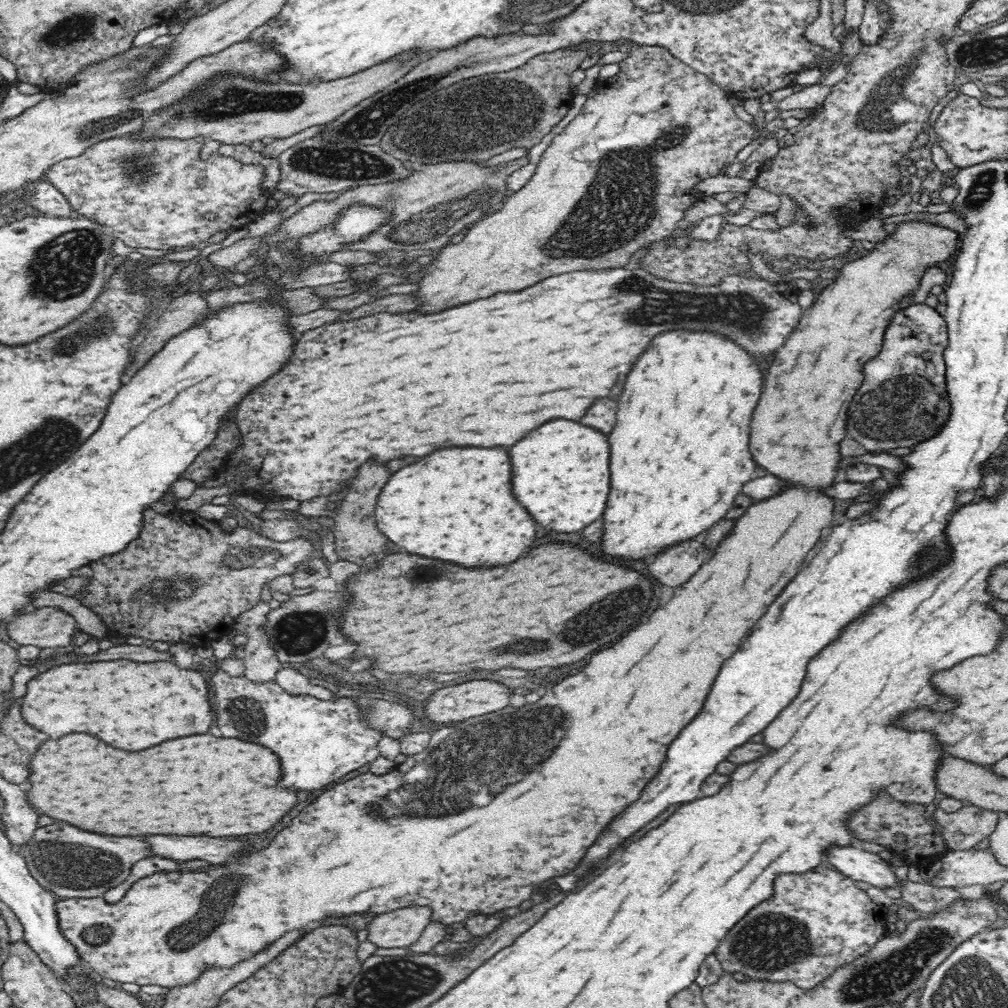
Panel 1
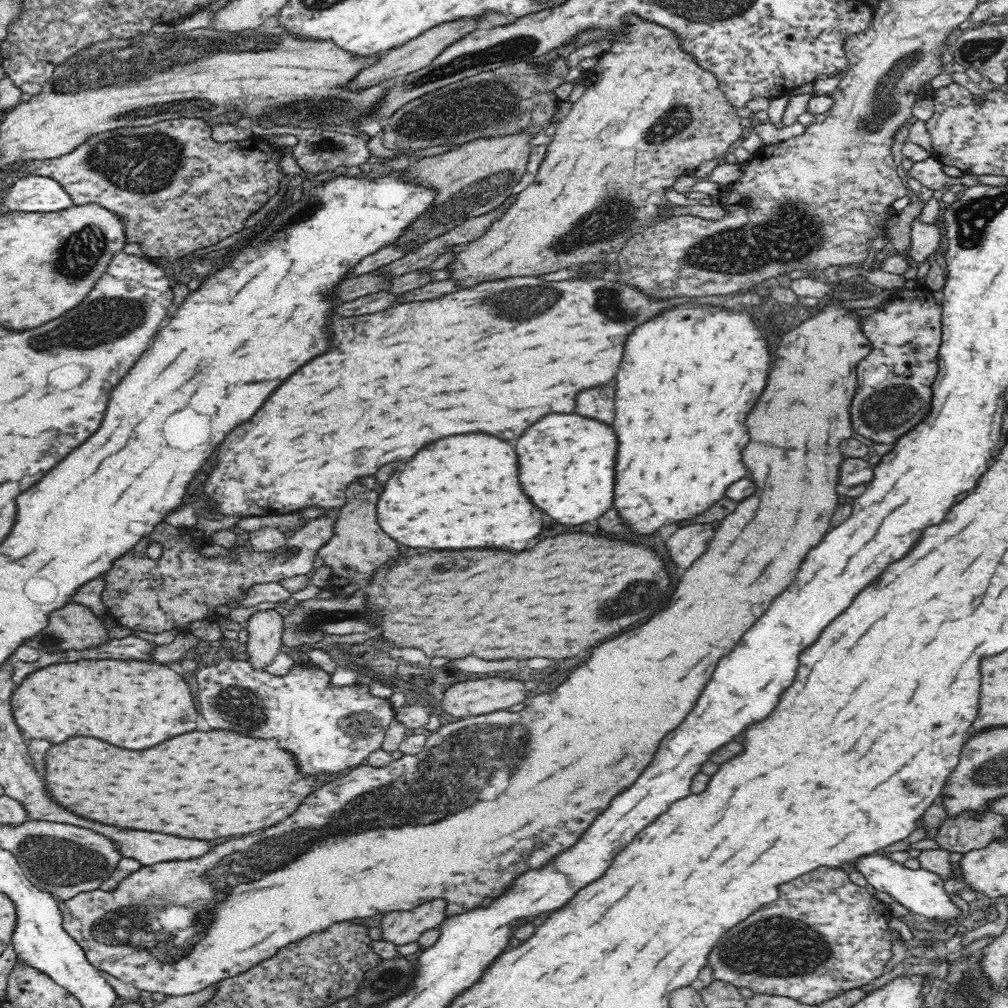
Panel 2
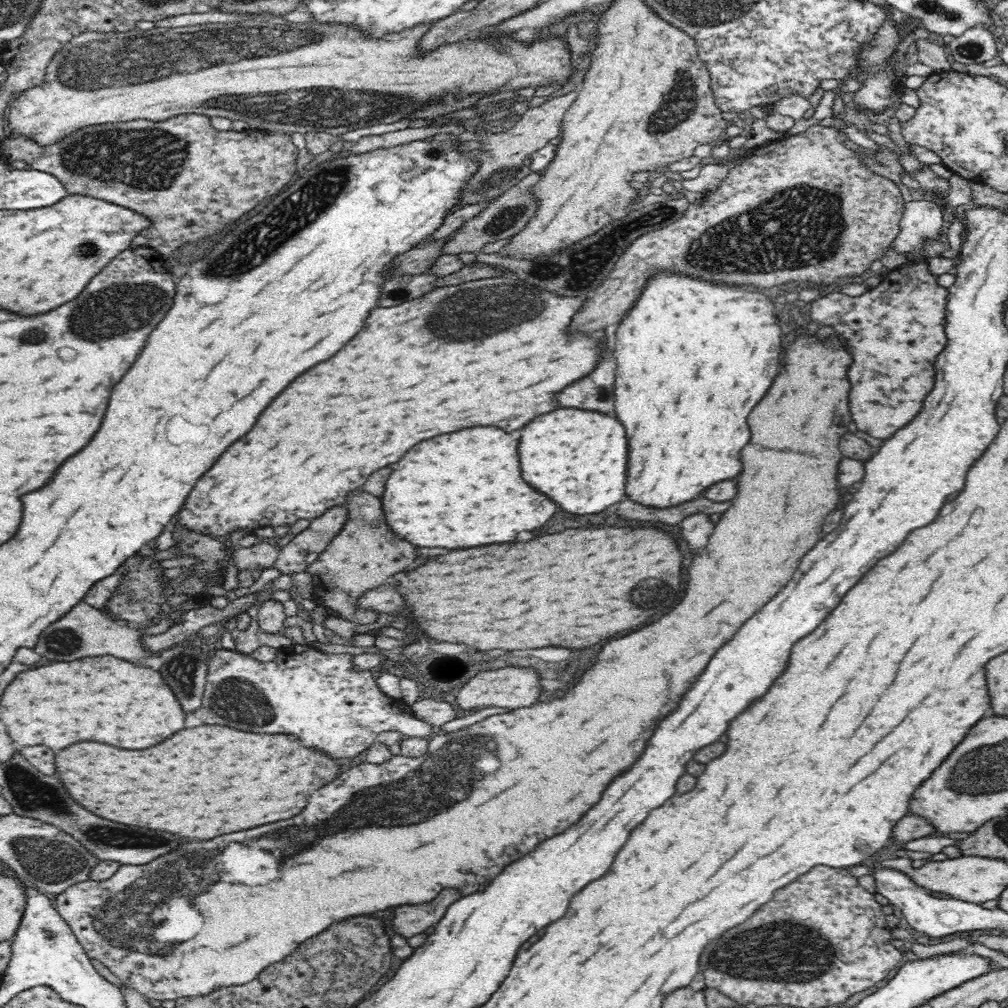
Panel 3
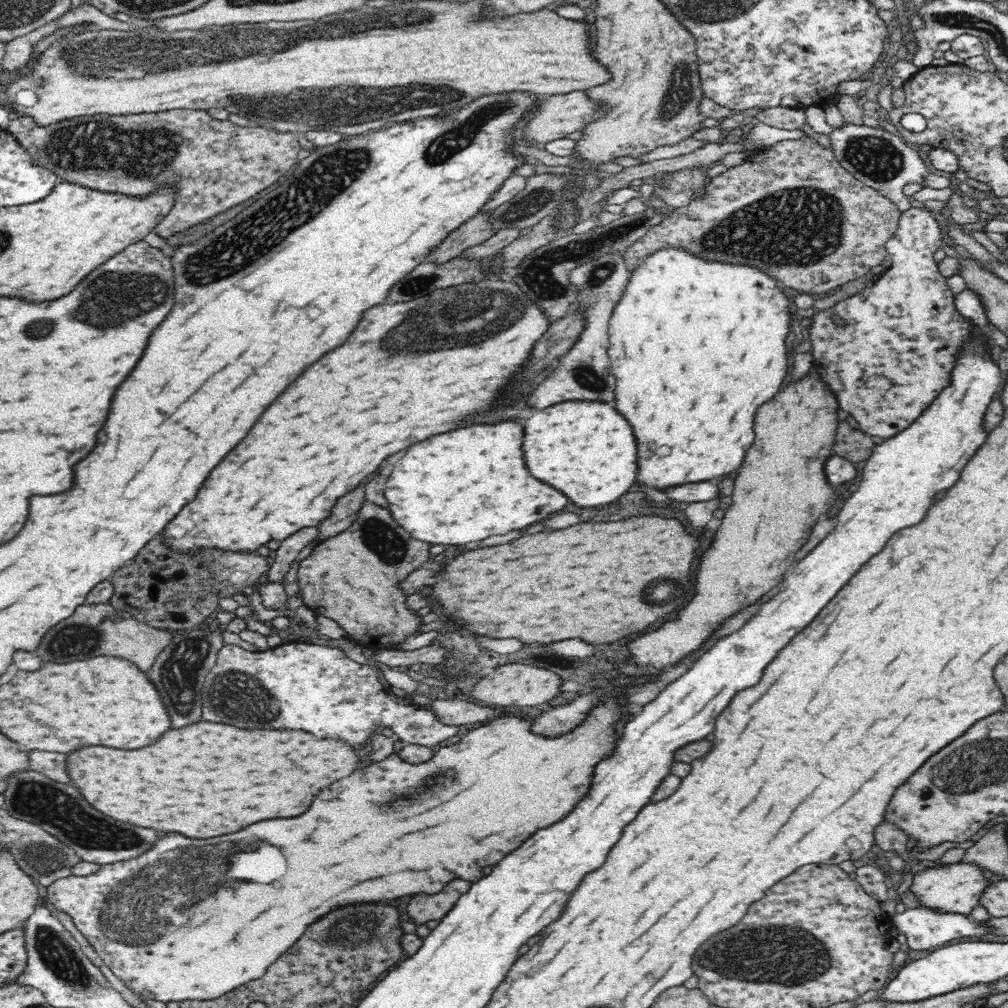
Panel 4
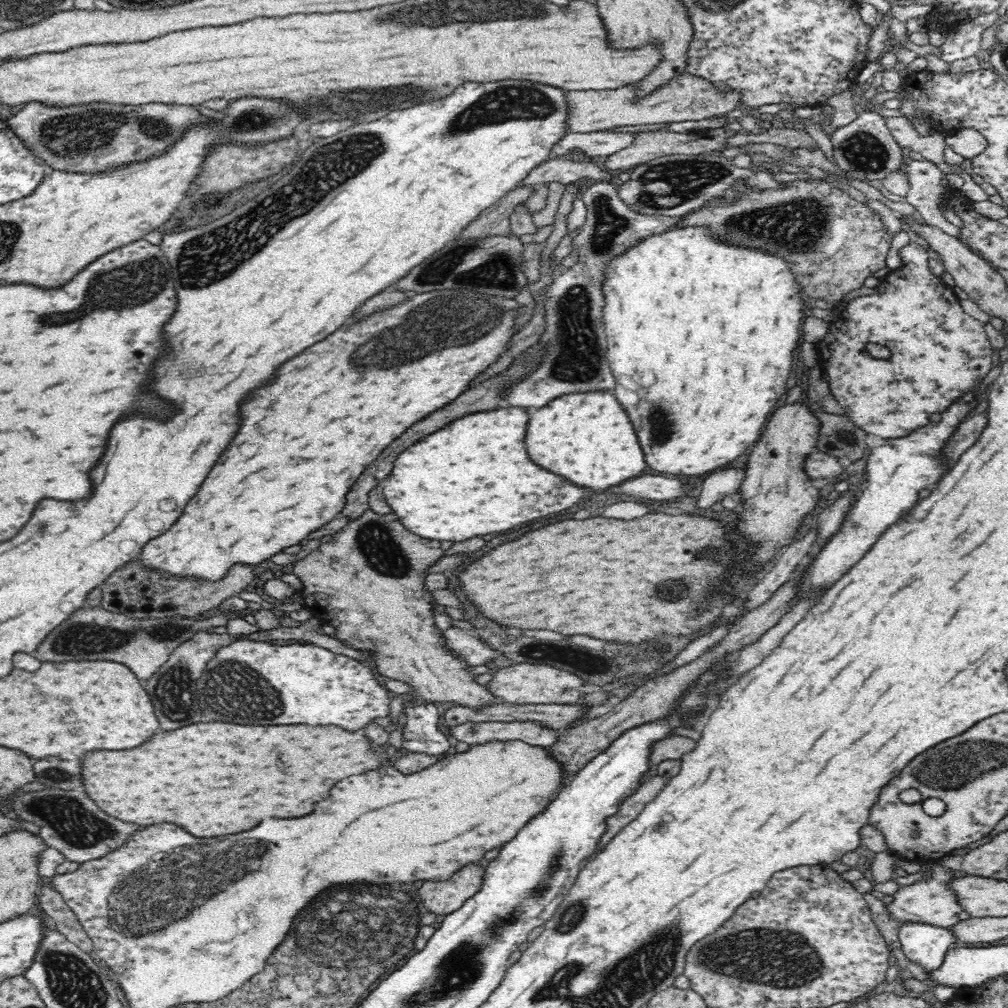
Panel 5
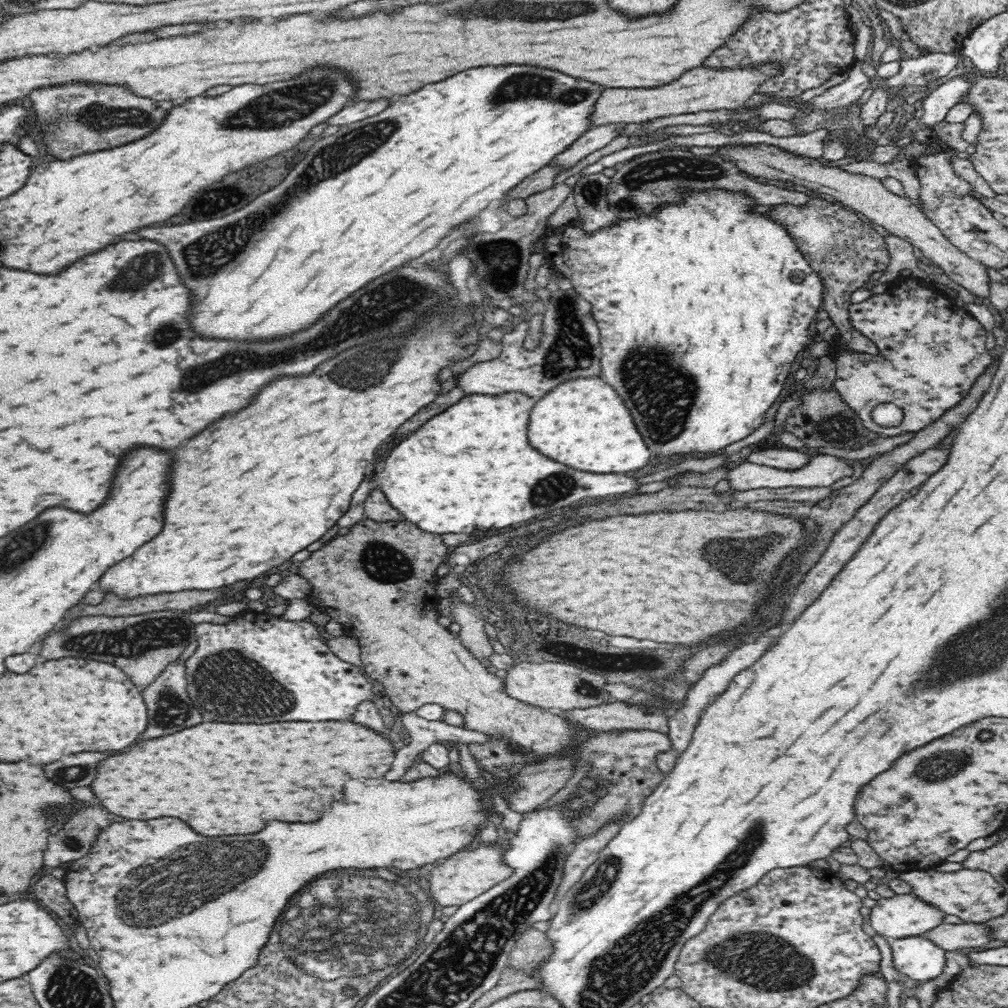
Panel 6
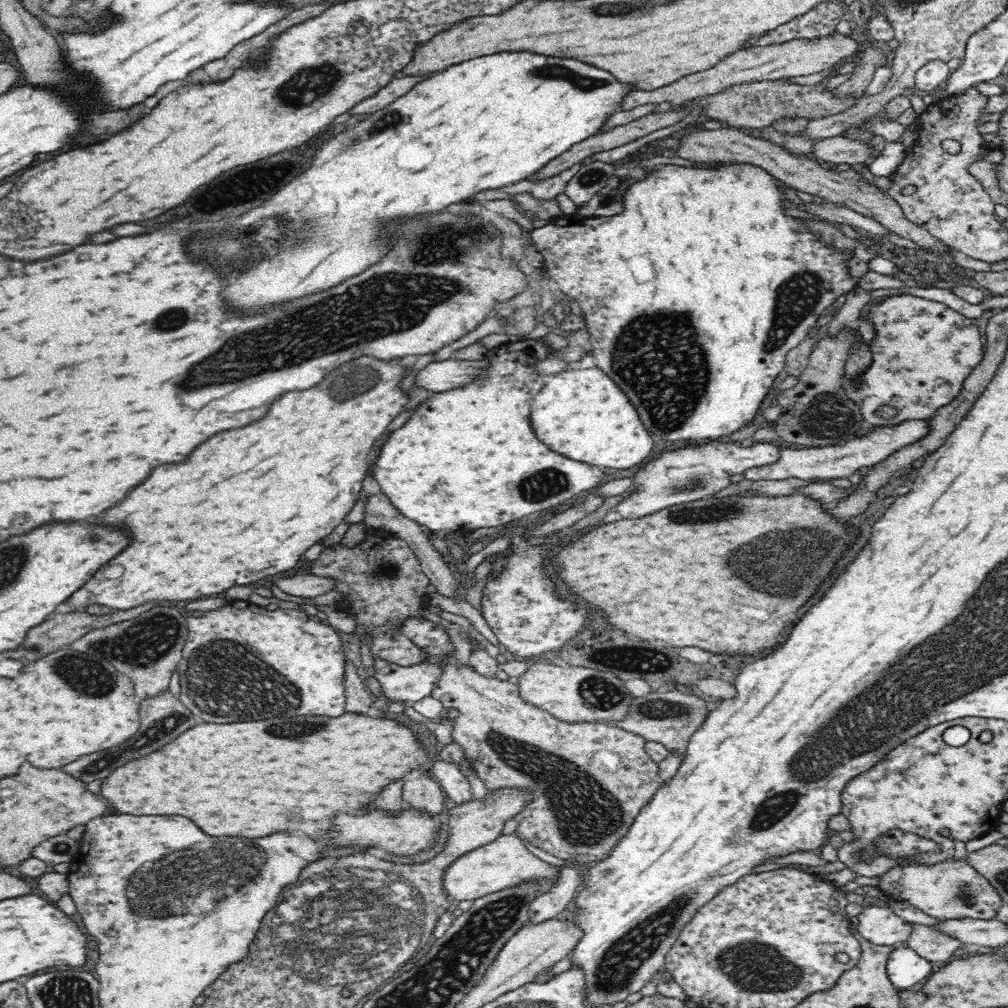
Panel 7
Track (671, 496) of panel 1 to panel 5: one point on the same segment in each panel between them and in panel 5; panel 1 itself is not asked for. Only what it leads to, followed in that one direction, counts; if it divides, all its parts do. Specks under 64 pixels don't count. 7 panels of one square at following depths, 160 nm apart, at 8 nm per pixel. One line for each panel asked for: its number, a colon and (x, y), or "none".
2: (688, 378)
3: (693, 357)
4: (697, 346)
5: (707, 410)

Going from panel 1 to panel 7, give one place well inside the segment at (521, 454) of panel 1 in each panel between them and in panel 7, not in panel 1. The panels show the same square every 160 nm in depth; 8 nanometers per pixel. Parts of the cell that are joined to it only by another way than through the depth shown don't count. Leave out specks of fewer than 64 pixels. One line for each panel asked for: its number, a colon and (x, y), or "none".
2: (567, 461)
3: (577, 457)
4: (587, 450)
5: (586, 438)
6: (584, 414)
7: (582, 414)

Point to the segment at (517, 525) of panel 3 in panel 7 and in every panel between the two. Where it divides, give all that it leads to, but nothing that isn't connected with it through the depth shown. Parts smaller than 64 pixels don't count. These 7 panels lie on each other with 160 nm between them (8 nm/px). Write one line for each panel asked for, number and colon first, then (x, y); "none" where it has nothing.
4: (465, 486)
5: (473, 477)
6: (471, 467)
7: (467, 458)

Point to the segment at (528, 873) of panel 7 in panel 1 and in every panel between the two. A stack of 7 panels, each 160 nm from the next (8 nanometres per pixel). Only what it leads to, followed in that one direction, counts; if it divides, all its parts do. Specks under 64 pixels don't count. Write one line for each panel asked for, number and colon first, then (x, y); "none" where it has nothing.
1: (403, 927)
2: (400, 927)
3: (411, 919)
4: (423, 907)
5: (440, 897)
6: (458, 879)

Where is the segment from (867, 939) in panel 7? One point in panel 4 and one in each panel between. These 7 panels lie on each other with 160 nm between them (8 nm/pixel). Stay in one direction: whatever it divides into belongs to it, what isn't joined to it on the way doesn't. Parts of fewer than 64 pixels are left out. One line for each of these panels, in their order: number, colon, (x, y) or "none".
4: (956, 888)
5: (933, 903)
6: (905, 915)

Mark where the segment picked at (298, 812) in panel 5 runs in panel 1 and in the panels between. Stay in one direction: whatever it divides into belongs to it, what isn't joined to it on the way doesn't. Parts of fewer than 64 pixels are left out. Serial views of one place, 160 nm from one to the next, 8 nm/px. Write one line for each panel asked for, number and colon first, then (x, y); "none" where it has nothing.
1: (199, 785)
2: (237, 784)
3: (202, 782)
4: (207, 779)

